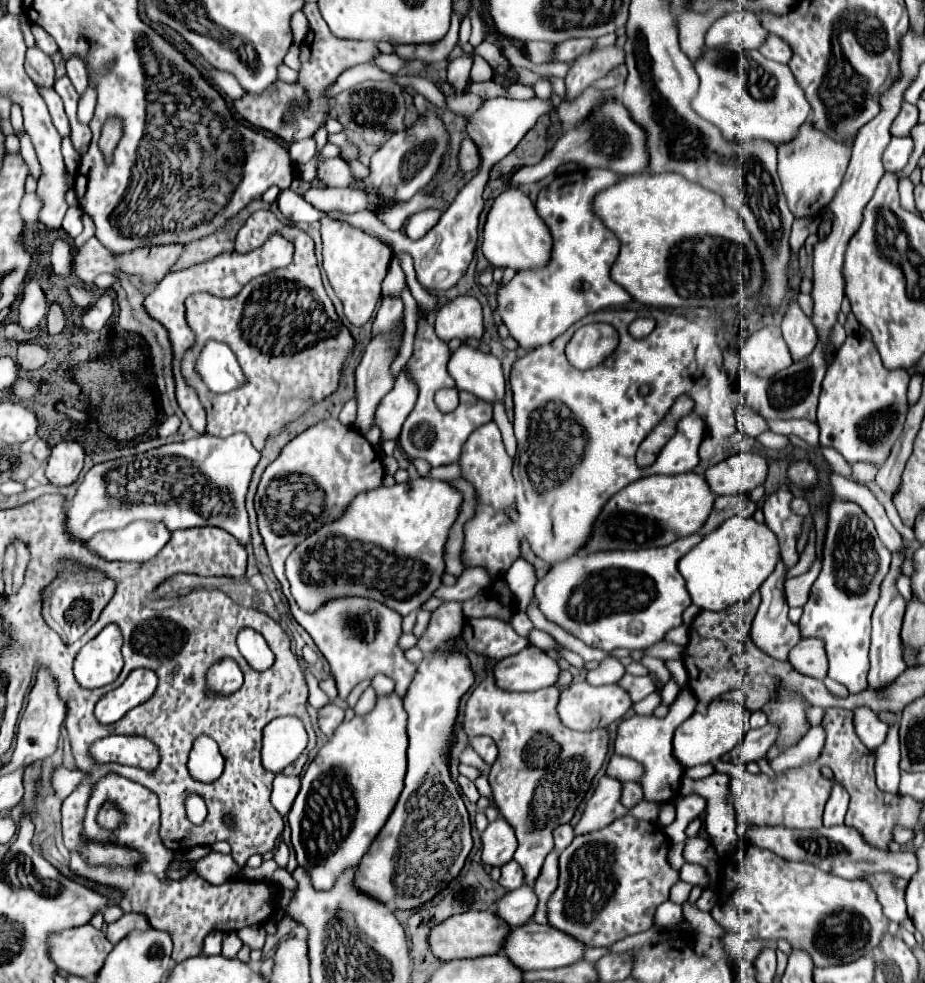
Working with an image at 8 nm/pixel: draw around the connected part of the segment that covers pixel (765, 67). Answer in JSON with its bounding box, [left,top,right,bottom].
[691,49,809,145]

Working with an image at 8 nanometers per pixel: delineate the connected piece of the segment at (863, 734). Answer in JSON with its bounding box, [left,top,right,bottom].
[853,707,887,751]

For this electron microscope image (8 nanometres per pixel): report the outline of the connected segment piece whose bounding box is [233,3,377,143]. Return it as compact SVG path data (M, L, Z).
M305 3L303 11L309 19L309 33L305 37L305 43L301 45L303 69L299 71L299 81L295 85L279 81L277 91L265 91L265 95L247 93L233 105L235 111L243 115L251 125L265 129L287 143L291 143L291 139L299 141L313 137L317 127L327 119L327 99L323 97L325 87L331 85L345 69L359 63L371 63L371 59L377 55L377 47L373 41L351 41L335 37L323 21L317 3Z

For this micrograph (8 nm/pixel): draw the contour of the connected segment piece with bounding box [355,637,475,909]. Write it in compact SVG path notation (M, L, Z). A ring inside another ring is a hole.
M461 637L425 653L417 665L403 699L409 715L405 787L391 817L373 841L373 847L363 855L355 877L361 891L387 903L391 909L413 909L433 899L437 891L445 889L449 881L459 875L473 847L469 815L449 771L459 703L475 681L467 655L457 649L459 641ZM427 779L431 779L431 789L421 787Z

